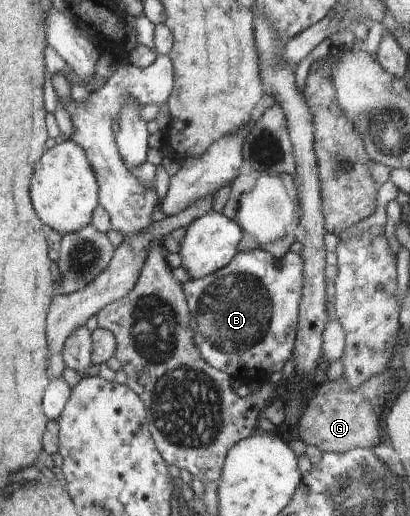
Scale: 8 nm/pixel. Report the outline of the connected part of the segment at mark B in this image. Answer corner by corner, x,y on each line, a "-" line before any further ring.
263,249
238,251
222,271
211,273
199,280
188,280
183,285
192,314
195,345
211,366
225,371
231,375
232,380
238,379
246,384
264,384
272,373
282,371
284,363
293,357
303,284
304,257
300,253
288,250
282,257
275,258

